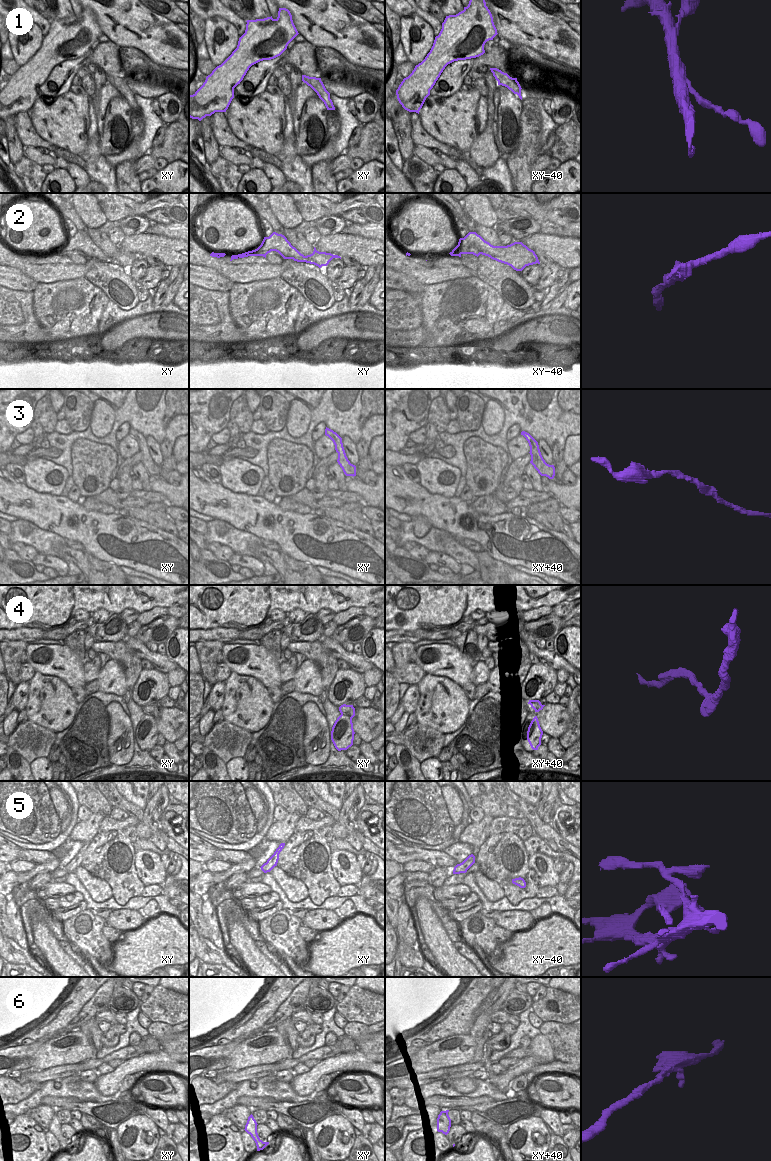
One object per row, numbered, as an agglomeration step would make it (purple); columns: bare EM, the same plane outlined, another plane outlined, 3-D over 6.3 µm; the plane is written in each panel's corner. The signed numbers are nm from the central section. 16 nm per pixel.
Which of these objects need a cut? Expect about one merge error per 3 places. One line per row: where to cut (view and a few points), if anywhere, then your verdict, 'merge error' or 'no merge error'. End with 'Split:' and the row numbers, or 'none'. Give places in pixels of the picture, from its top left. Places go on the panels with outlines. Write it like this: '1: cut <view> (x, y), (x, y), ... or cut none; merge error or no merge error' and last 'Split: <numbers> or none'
1: cut none; no merge error
2: cut none; no merge error
3: cut none; no merge error
4: cut none; no merge error
5: cut none; no merge error
6: cut none; no merge error
Split: none

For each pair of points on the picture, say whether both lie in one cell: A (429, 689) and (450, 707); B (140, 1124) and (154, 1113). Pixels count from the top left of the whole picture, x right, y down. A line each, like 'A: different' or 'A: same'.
A: same
B: different

